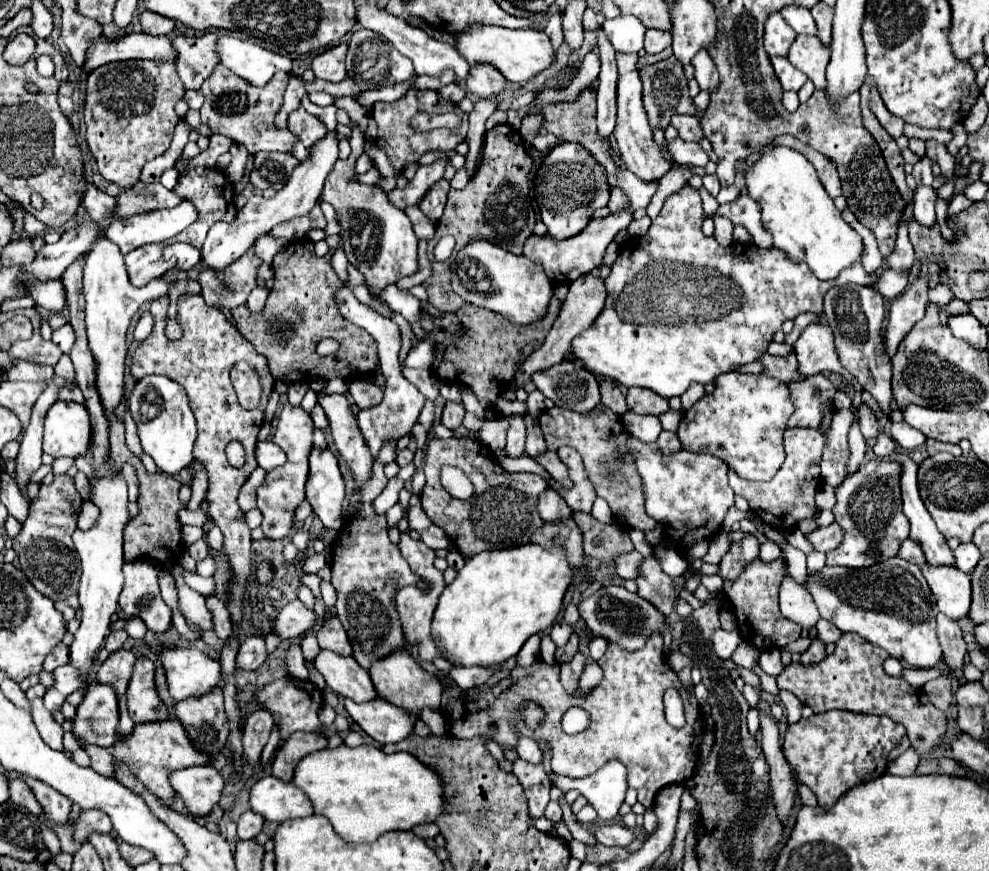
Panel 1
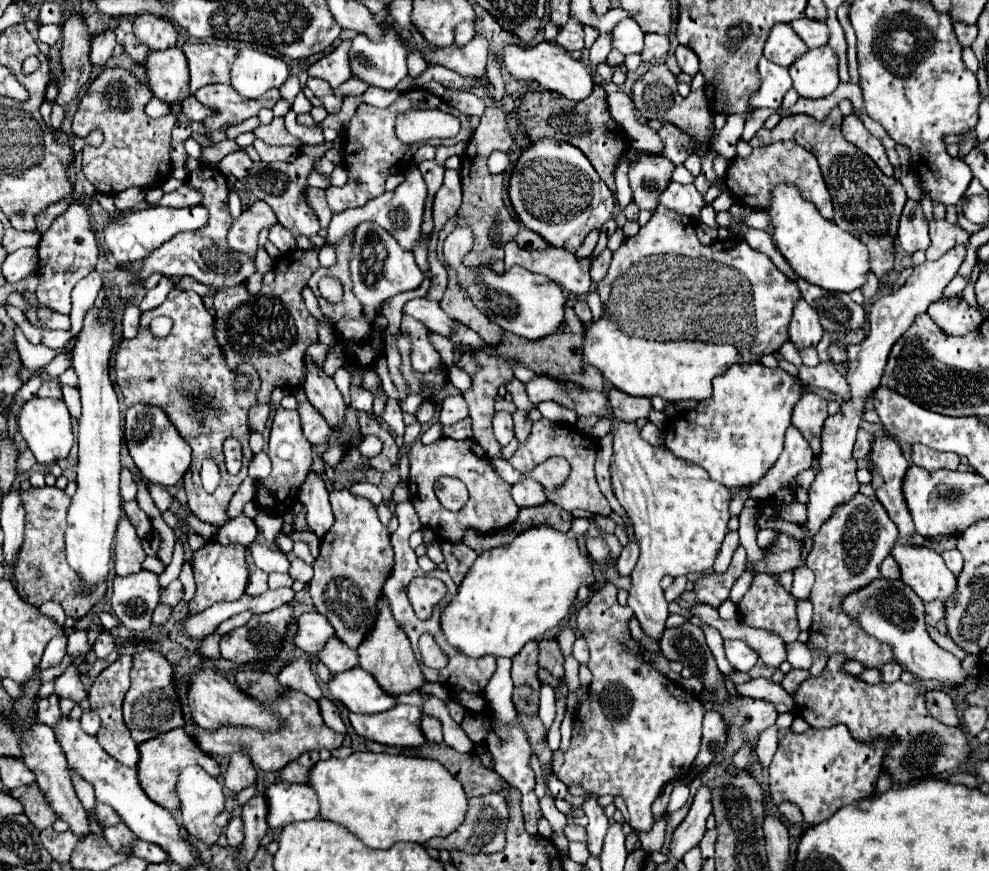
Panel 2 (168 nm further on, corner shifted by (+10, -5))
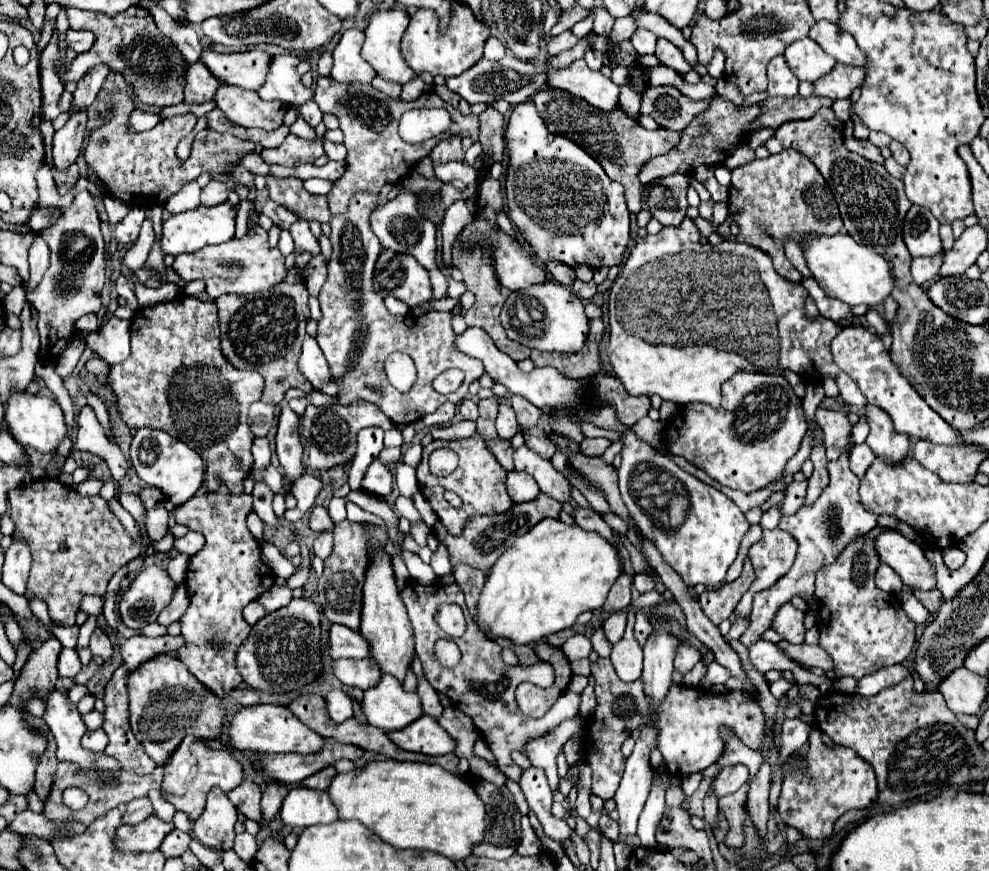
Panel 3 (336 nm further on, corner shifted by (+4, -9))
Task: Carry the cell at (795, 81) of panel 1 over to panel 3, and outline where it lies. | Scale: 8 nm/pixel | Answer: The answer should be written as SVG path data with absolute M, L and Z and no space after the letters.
M782 55L774 57L768 63L768 97L794 97L798 95L798 79L792 75L792 71L786 67L786 61Z

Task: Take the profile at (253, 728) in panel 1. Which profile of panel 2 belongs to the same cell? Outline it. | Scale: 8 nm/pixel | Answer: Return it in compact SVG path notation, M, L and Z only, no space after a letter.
M232 755L228 771L224 775L224 787L228 787L232 793L240 793L242 789L254 785L254 781L256 769L252 767L248 755Z

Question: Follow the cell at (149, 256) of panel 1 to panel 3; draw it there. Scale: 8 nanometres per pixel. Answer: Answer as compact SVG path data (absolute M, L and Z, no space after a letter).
M254 213L248 221L248 231L244 237L232 237L226 243L220 245L206 245L198 251L192 253L182 253L176 255L174 259L174 271L184 279L184 281L194 281L200 279L206 283L206 293L212 299L218 299L220 295L250 295L258 291L266 291L272 285L280 283L286 277L286 267L284 267L284 257L276 249L268 245L268 233L258 225L260 213Z

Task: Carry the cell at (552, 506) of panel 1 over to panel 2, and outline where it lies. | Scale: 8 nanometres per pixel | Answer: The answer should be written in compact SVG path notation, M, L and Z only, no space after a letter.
M522 479L522 481L514 483L510 493L512 493L512 499L516 501L518 507L536 507L540 503L546 503L544 489L534 479Z

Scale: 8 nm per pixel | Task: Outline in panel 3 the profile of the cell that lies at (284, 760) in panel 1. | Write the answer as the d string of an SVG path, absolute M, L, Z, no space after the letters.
M324 767L324 769L322 769L322 771L318 771L316 775L306 777L300 785L310 787L310 789L328 789L330 779L332 779L334 775L336 775L336 769L334 769L334 767Z

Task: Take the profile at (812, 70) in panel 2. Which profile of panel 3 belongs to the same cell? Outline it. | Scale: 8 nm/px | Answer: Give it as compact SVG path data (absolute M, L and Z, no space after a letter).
M836 63L834 71L824 75L822 79L814 81L814 95L830 97L830 99L846 99L852 95L856 87L862 85L866 73L862 67L850 67Z

